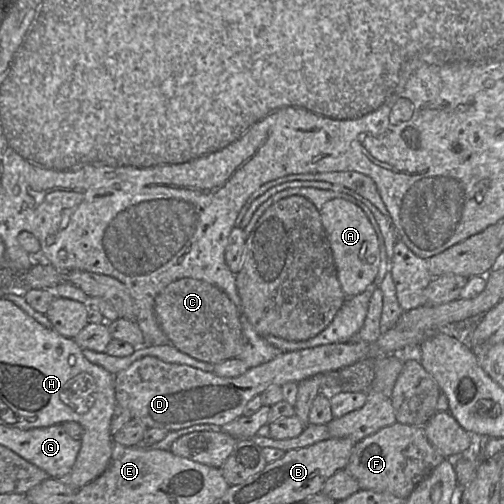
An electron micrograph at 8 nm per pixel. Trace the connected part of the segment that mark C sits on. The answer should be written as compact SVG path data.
M190 277L167 285L154 301L157 322L179 351L213 365L237 357L243 347L243 329L235 304L221 289Z

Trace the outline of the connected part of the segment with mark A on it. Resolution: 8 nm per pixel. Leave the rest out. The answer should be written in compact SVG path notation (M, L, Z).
M330 199L319 212L344 294L352 297L363 292L373 283L380 264L379 245L374 228L362 209L346 199Z

